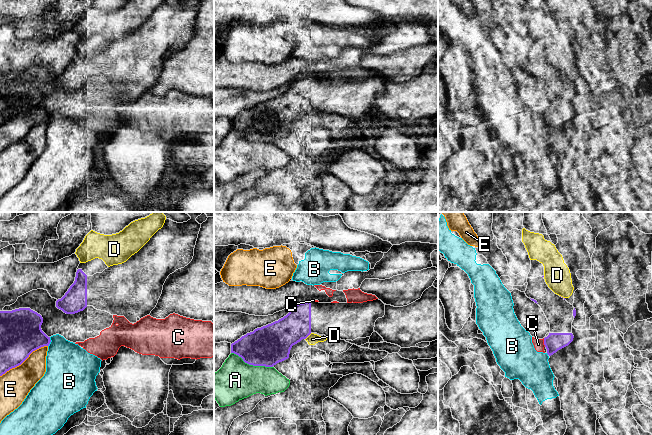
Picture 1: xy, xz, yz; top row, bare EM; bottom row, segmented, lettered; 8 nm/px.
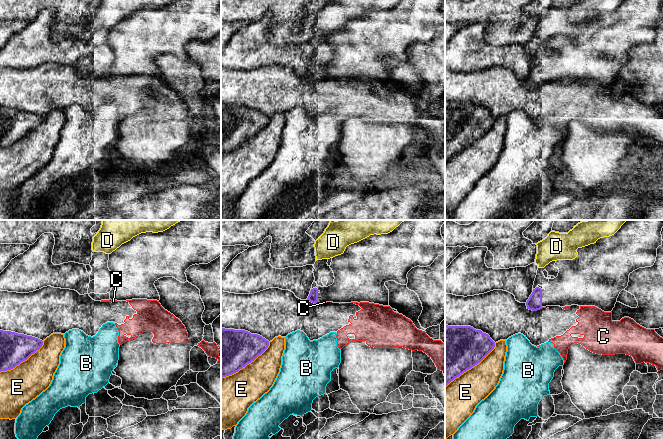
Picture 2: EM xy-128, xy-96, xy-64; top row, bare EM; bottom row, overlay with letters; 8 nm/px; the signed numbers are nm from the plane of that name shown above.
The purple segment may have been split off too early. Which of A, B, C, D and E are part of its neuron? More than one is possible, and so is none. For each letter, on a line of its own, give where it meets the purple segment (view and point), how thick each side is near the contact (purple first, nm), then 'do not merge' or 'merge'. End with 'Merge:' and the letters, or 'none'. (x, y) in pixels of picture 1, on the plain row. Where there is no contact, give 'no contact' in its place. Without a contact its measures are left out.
A: xz (252, 140) | 320/320 nm | do not merge
B: xy (50, 117) | 340/360 nm | do not merge
C: yz (544, 118) | 150/80 nm | do not merge
D: xz (308, 111) | 260/90 nm | do not merge
E: xy (23, 137) | 340/240 nm | do not merge
Merge: none

